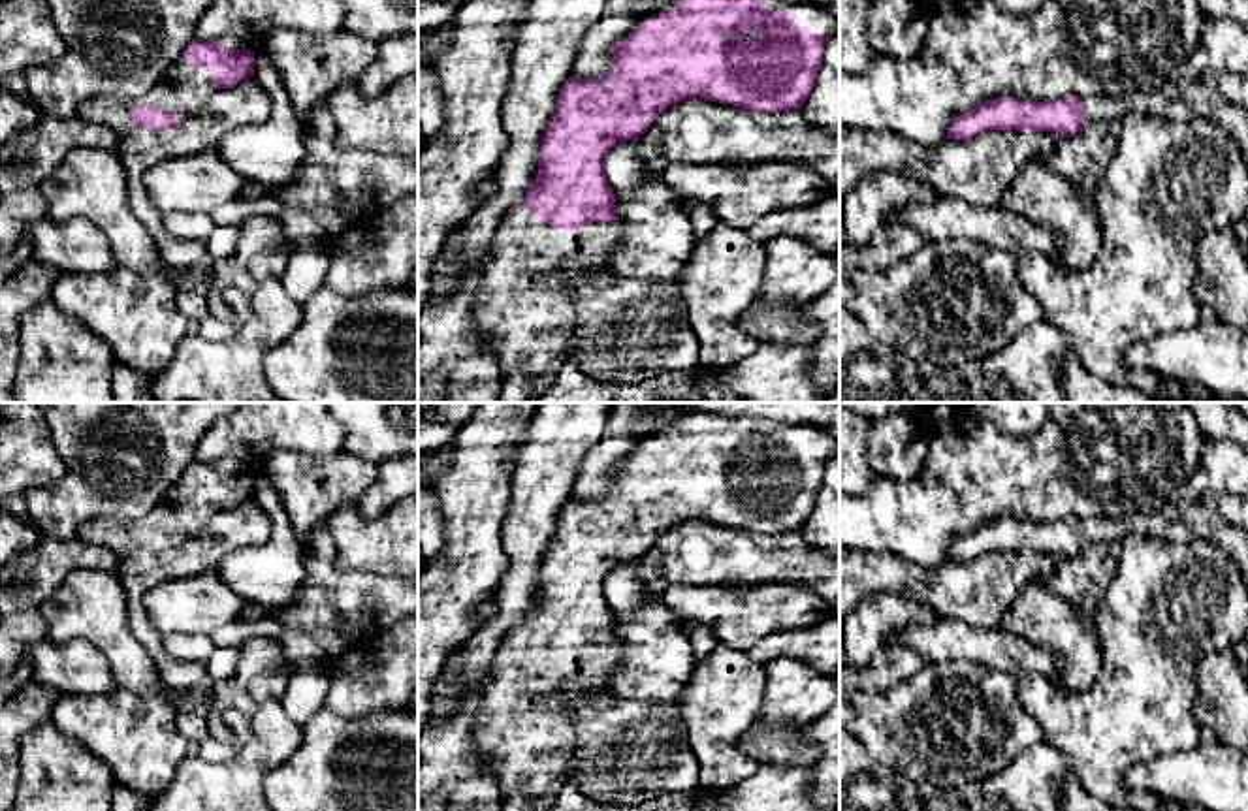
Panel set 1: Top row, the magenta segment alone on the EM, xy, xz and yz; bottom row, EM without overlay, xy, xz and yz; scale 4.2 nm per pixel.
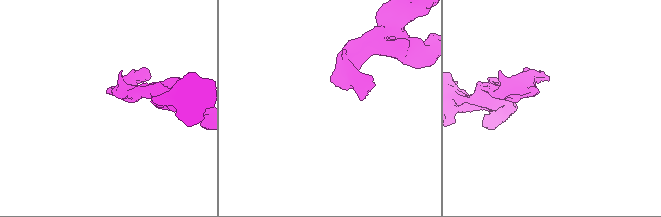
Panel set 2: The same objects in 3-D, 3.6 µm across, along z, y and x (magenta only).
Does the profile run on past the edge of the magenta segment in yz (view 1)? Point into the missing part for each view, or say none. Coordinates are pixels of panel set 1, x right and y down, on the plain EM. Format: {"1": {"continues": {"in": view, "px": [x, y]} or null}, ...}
{"1": {"continues": {"in": "yz", "px": [1096, 527]}}}

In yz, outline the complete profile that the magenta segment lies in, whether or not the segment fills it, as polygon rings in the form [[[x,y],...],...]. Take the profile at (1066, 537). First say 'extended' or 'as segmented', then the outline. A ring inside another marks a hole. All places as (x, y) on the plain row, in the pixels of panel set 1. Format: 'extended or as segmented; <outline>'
extended; [[[1107,516],[1069,517],[1056,523],[1037,523],[1015,517],[998,517],[971,533],[954,538],[947,549],[947,561],[969,561],[986,551],[1033,551],[1060,553],[1065,559],[1082,549],[1082,542],[1120,544],[1129,533],[1133,519]]]

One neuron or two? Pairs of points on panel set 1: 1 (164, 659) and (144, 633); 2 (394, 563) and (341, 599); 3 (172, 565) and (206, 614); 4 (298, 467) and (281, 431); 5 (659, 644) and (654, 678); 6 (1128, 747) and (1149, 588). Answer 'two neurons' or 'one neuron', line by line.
1: one neuron
2: two neurons
3: two neurons
4: two neurons
5: one neuron
6: one neuron

